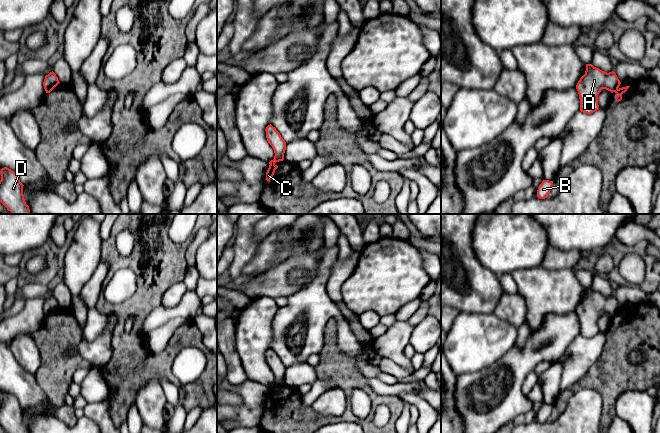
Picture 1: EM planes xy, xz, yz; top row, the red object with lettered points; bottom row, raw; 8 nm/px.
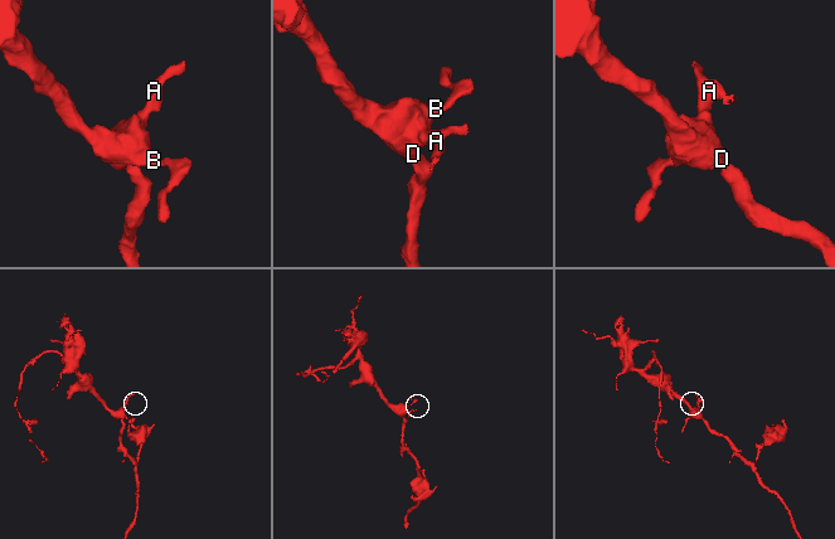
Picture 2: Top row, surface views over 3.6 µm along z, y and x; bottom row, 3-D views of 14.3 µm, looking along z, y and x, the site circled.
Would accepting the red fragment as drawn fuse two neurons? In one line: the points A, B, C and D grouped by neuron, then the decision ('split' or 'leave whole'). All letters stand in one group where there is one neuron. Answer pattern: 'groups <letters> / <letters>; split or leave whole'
groups A B D / C; split

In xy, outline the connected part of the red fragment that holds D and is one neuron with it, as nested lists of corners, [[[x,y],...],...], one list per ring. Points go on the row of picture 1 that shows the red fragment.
[[[1,169],[0,202],[12,214],[29,214],[30,209],[23,195],[23,184],[18,175],[11,169]]]

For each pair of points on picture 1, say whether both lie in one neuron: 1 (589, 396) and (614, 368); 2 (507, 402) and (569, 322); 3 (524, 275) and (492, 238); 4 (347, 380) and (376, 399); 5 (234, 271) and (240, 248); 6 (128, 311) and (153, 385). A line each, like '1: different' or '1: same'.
1: different
2: same
3: different
4: same
5: same
6: different

